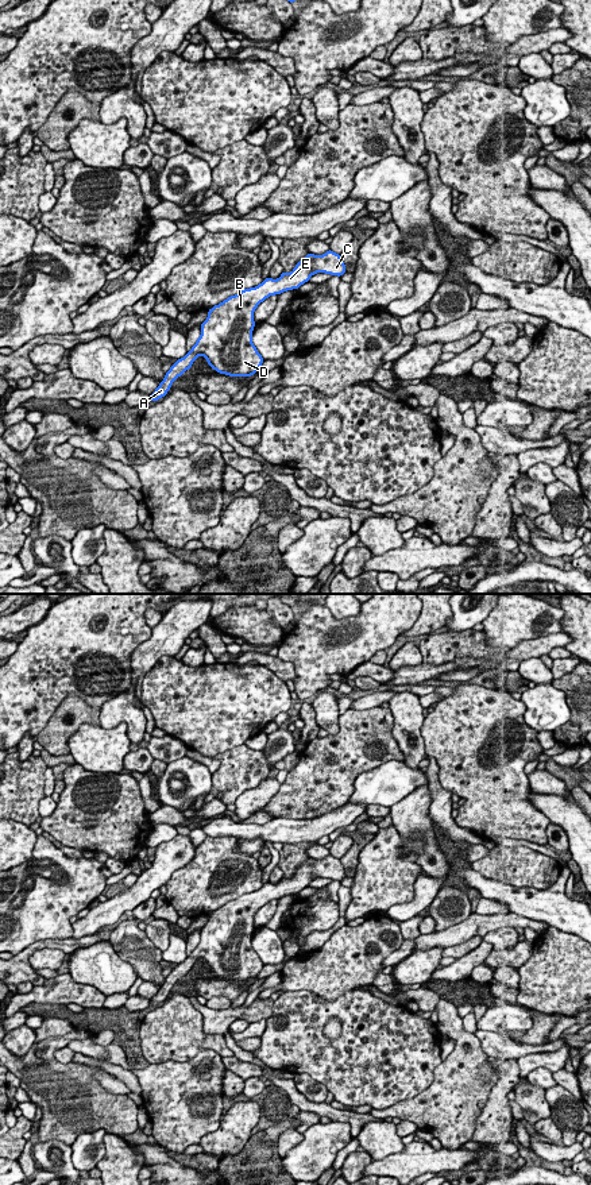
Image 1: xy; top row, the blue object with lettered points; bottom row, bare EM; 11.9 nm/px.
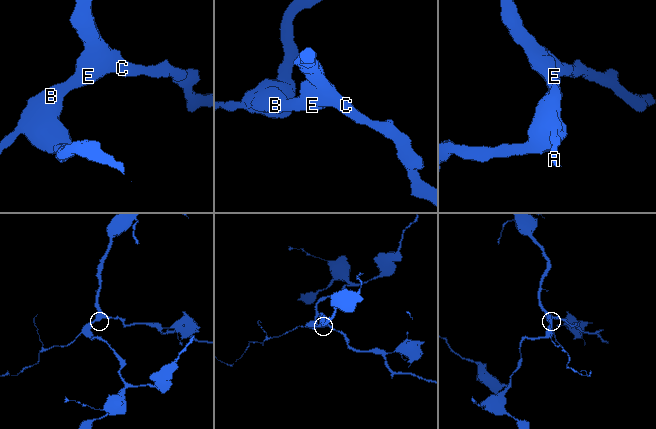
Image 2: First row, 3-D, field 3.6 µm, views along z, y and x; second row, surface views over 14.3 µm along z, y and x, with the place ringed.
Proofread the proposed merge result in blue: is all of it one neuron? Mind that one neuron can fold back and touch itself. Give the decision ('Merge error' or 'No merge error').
No merge error

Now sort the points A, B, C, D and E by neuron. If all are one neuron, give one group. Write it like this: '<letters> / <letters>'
A B C D E

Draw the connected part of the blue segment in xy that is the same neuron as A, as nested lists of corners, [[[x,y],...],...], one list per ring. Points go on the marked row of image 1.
[[[332,250],[322,255],[309,252],[291,273],[283,271],[277,279],[269,277],[258,286],[244,289],[209,309],[196,344],[184,358],[173,363],[163,381],[150,394],[150,402],[165,397],[173,382],[189,370],[200,355],[220,374],[254,375],[264,360],[251,337],[255,309],[270,296],[298,289],[317,273],[341,277],[347,271],[340,255]]]

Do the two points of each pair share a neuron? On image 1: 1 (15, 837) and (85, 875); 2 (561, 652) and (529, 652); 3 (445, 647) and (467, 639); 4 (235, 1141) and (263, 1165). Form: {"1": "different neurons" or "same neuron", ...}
{"1": "different neurons", "2": "different neurons", "3": "same neuron", "4": "different neurons"}

